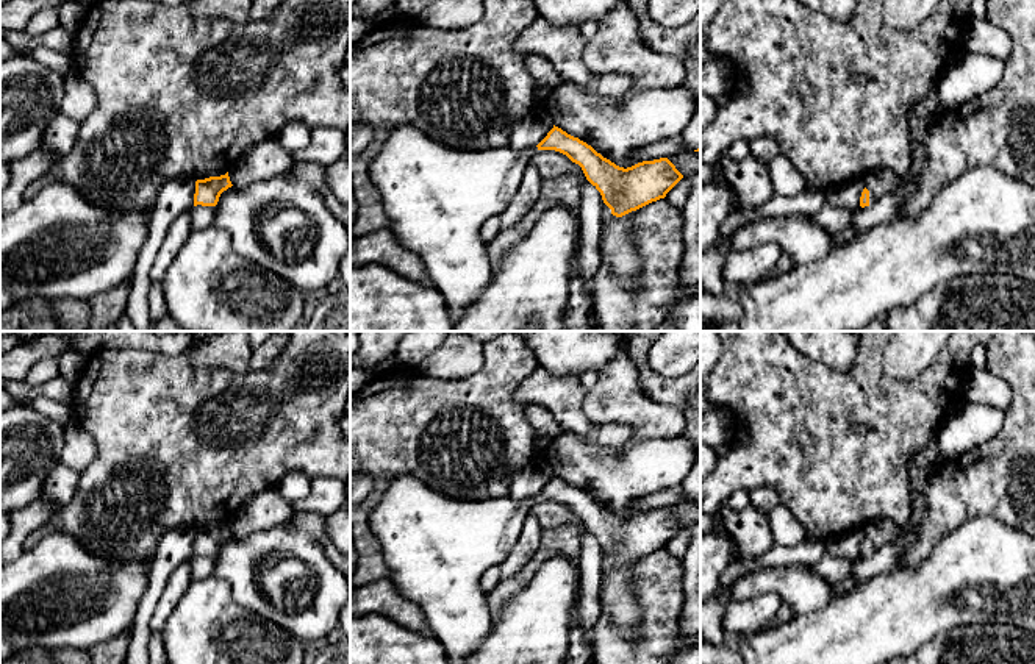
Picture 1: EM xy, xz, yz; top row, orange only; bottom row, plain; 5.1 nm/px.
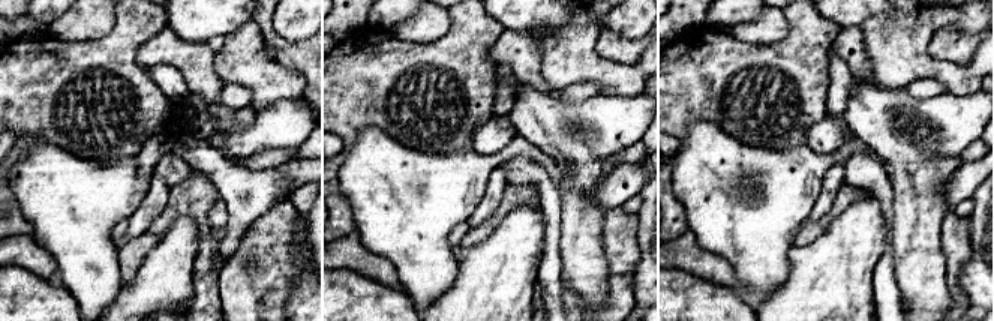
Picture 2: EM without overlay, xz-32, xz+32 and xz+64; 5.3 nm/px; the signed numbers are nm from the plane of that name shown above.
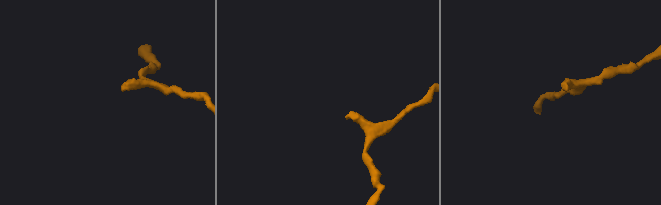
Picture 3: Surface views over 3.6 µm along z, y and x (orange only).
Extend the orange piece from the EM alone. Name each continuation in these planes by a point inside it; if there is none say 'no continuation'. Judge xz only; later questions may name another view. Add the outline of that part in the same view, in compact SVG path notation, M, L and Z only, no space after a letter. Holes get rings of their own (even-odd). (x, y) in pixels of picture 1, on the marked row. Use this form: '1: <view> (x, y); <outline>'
1: xz (436, 199); M397 123L389 128L381 150L369 162L369 178L381 197L389 230L400 245L422 258L427 280L444 297L453 322L491 281L488 244L480 230L508 206L538 152L538 147L532 147L518 153L510 145L477 152L452 148L413 125Z

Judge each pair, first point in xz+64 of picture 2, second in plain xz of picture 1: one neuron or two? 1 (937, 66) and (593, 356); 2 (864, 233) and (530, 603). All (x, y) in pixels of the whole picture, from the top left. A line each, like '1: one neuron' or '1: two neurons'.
1: two neurons
2: one neuron

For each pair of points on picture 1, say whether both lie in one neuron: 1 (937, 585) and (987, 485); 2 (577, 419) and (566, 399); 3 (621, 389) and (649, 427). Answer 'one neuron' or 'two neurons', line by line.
1: two neurons
2: one neuron
3: one neuron

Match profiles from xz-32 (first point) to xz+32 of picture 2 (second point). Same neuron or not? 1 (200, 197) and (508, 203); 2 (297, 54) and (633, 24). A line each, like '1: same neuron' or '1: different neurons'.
1: same neuron
2: different neurons

